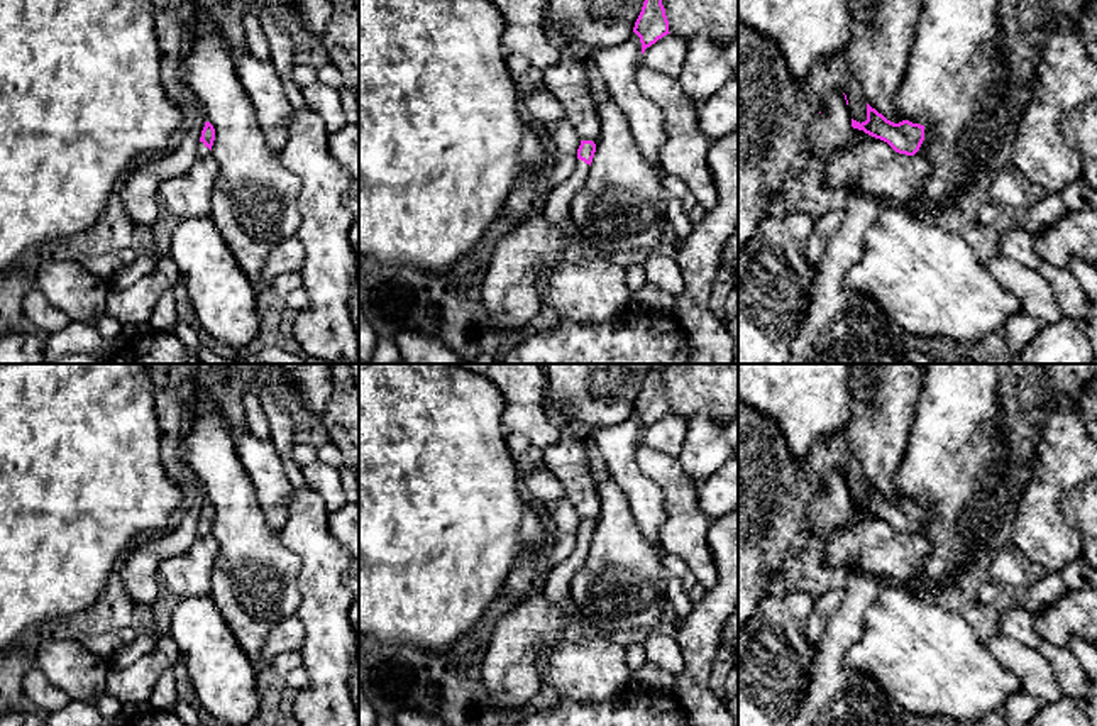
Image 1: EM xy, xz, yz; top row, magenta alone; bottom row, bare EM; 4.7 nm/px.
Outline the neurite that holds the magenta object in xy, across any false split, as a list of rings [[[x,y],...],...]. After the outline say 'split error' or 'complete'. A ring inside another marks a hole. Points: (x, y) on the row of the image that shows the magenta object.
[[[205,122],[201,137],[196,149],[196,159],[208,157],[215,140],[215,129],[210,122]]]; split error

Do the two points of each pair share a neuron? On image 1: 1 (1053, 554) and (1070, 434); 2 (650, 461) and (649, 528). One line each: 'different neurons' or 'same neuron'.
1: same neuron
2: different neurons

